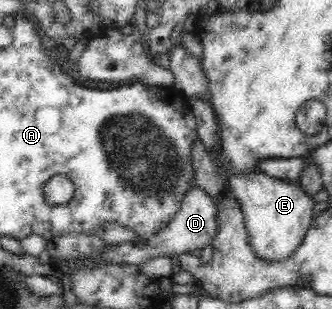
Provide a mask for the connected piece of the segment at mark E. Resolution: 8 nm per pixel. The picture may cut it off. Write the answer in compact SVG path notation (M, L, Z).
M260 171L232 175L226 183L242 208L253 253L270 264L290 257L299 248L312 223L312 209L316 204L313 196L308 195L298 181L268 177L268 174Z

